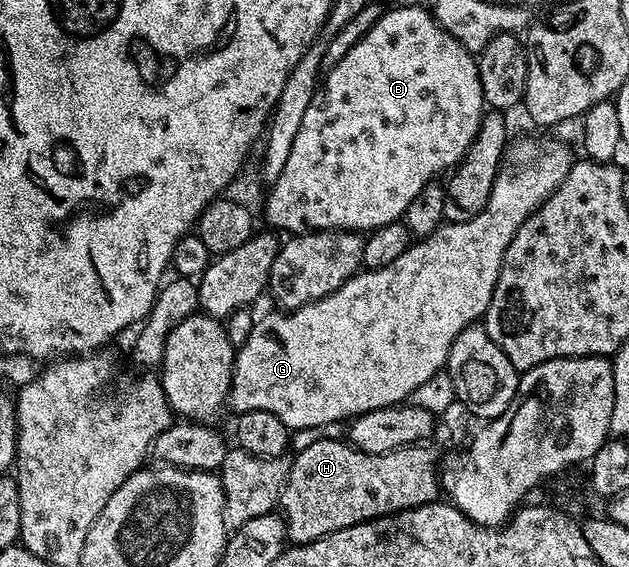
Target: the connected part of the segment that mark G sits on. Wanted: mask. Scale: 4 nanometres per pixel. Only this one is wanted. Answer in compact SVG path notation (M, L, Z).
M520 138L517 142L516 139L509 141L504 151L504 161L500 163L496 183L490 192L490 200L486 204L486 208L482 208L482 212L478 212L478 216L474 216L474 220L441 224L428 238L413 241L408 250L402 252L402 256L398 256L398 260L394 260L394 264L386 264L386 268L378 268L377 270L361 269L350 280L346 280L346 284L342 284L342 288L330 292L326 297L320 298L316 302L300 306L297 310L288 313L275 312L276 314L262 316L260 314L255 319L250 336L236 350L234 368L232 369L232 387L228 393L230 406L233 406L240 414L251 410L274 412L274 416L278 416L278 420L282 420L282 424L286 424L289 431L295 432L315 426L344 424L360 414L378 408L395 406L411 399L413 392L422 388L422 384L426 384L426 380L430 380L430 376L441 373L447 367L450 348L454 344L454 340L458 340L460 333L468 326L479 323L483 319L484 313L488 311L490 300L494 296L494 284L498 284L498 272L506 248L510 248L510 240L514 240L518 228L522 228L526 219L558 189L562 180L566 180L573 161L572 150L564 142L546 142L542 138Z

